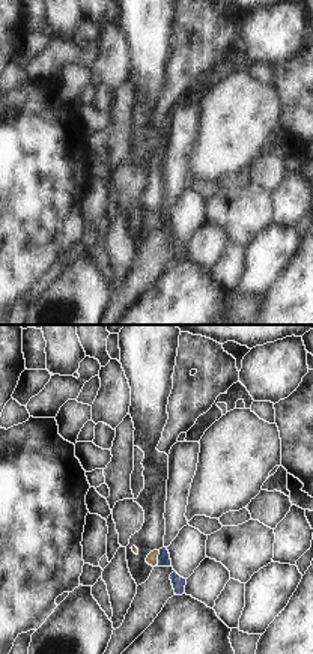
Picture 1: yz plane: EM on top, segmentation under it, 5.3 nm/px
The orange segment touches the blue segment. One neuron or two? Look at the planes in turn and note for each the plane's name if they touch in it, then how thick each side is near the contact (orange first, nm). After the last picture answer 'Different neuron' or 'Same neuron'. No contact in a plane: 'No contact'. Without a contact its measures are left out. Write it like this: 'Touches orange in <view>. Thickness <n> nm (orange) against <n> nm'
Touches orange in yz. Thickness 60 nm (orange) against 70 nm

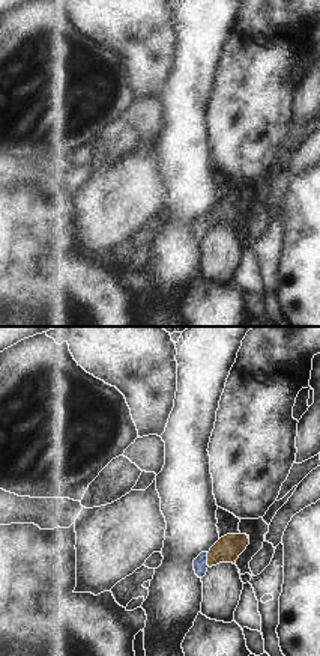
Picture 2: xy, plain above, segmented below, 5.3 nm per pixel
Touches orange in xy. Thickness 140 nm (orange) against 80 nm

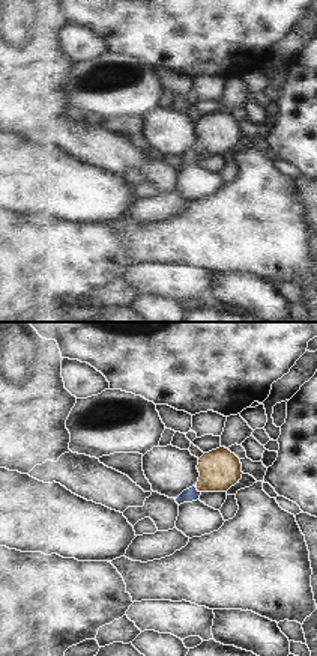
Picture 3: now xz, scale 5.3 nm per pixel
Touches orange in xz. Thickness 220 nm (orange) against 70 nm

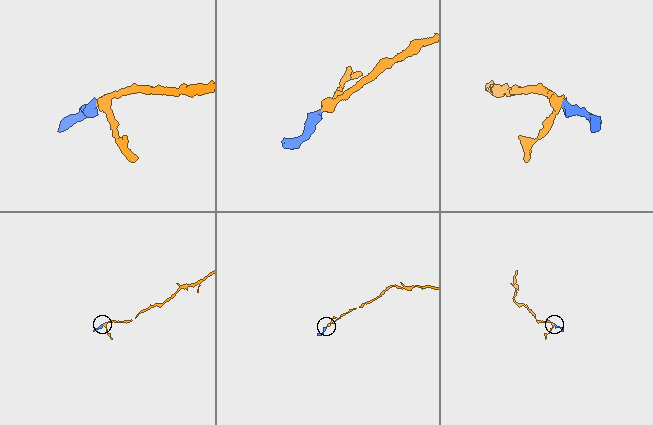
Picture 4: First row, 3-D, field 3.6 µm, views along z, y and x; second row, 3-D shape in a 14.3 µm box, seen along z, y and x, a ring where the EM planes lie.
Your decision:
Same neuron

